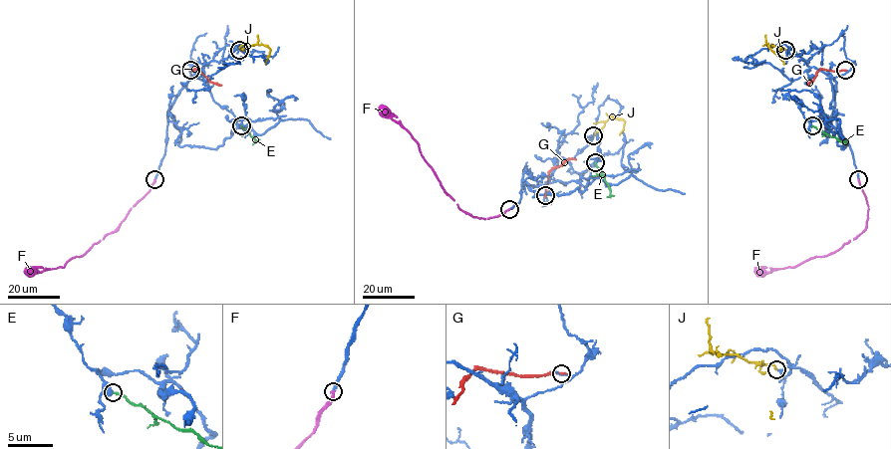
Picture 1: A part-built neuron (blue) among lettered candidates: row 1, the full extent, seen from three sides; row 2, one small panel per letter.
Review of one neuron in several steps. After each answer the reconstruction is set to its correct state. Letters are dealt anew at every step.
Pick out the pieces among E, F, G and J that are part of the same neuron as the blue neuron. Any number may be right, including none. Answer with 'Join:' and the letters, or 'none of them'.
Join: F, J

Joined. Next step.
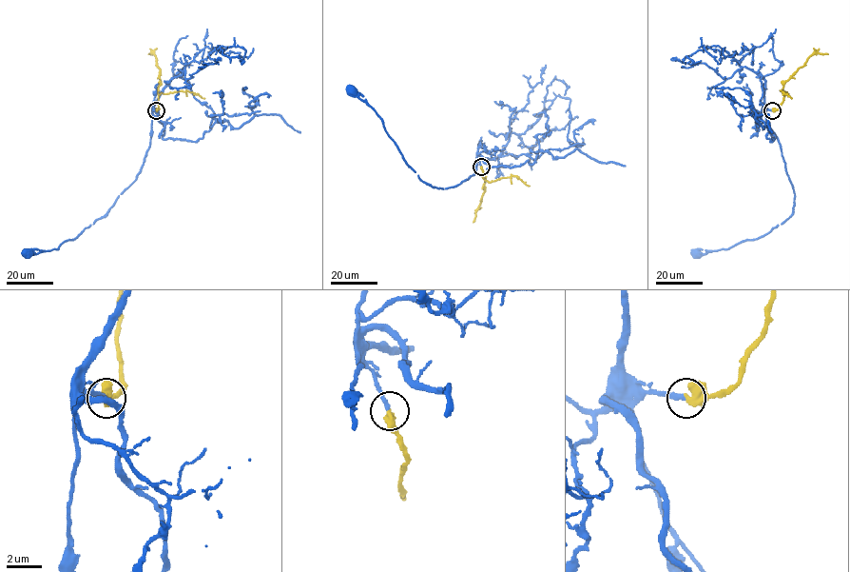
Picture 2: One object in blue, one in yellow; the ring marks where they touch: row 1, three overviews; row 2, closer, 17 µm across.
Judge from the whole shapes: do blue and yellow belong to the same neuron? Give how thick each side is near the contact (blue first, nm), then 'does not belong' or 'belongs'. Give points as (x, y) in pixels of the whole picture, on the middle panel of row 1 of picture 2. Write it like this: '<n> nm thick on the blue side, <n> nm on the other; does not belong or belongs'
260 nm thick on the blue side, 380 nm on the other; belongs

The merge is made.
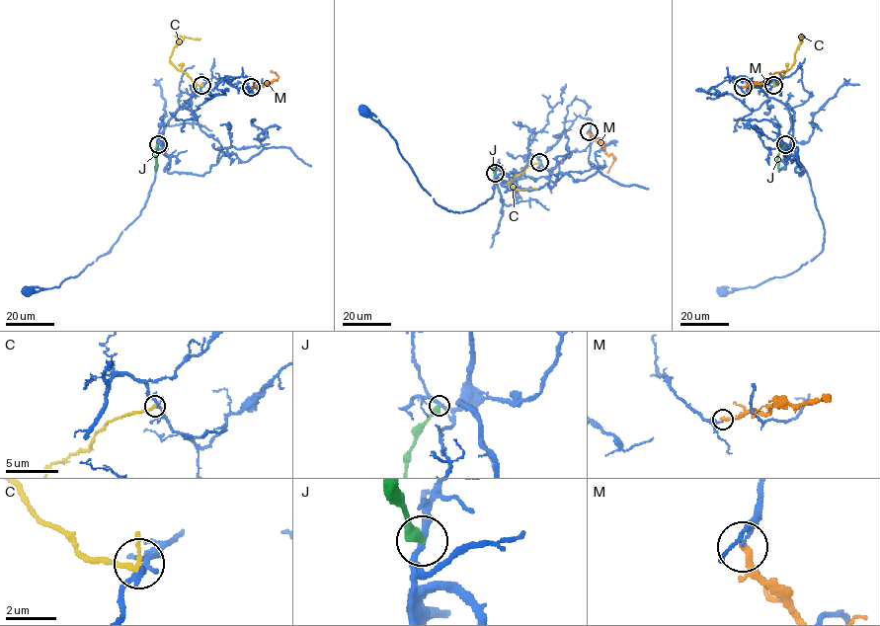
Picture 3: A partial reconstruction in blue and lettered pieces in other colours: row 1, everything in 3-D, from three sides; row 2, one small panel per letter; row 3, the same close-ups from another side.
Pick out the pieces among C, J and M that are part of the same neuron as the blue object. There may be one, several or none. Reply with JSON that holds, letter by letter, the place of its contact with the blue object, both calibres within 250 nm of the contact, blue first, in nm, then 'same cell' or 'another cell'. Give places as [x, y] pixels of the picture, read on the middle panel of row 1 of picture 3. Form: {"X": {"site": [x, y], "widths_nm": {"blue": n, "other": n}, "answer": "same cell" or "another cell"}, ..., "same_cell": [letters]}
{"C": {"site": [539, 162], "widths_nm": {"blue": 180, "other": 240}, "answer": "another cell"}, "J": {"site": [495, 173], "widths_nm": {"blue": 240, "other": 400}, "answer": "another cell"}, "M": {"site": [589, 131], "widths_nm": {"blue": 140, "other": 280}, "answer": "another cell"}, "same_cell": []}

